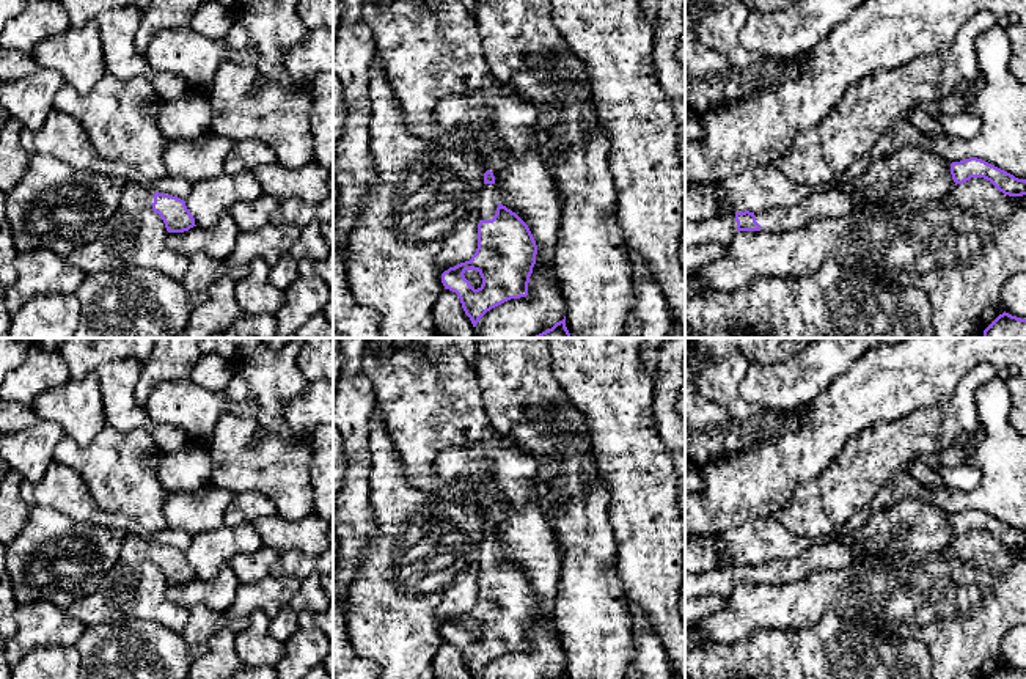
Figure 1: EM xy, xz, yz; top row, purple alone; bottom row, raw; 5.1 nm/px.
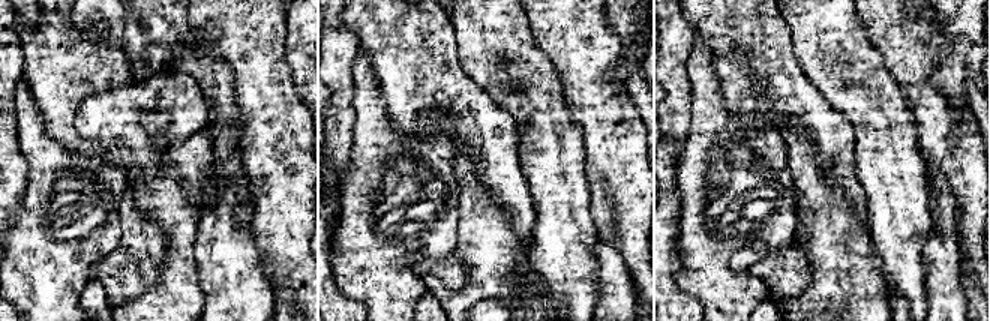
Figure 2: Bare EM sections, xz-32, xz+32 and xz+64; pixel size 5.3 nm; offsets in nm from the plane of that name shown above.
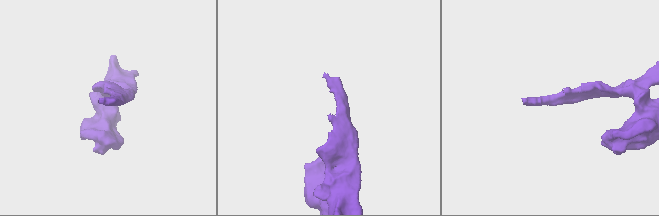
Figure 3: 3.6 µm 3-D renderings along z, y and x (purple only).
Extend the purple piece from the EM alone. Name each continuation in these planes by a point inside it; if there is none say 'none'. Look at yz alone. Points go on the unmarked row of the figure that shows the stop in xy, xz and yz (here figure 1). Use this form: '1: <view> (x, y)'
1: yz (721, 582)

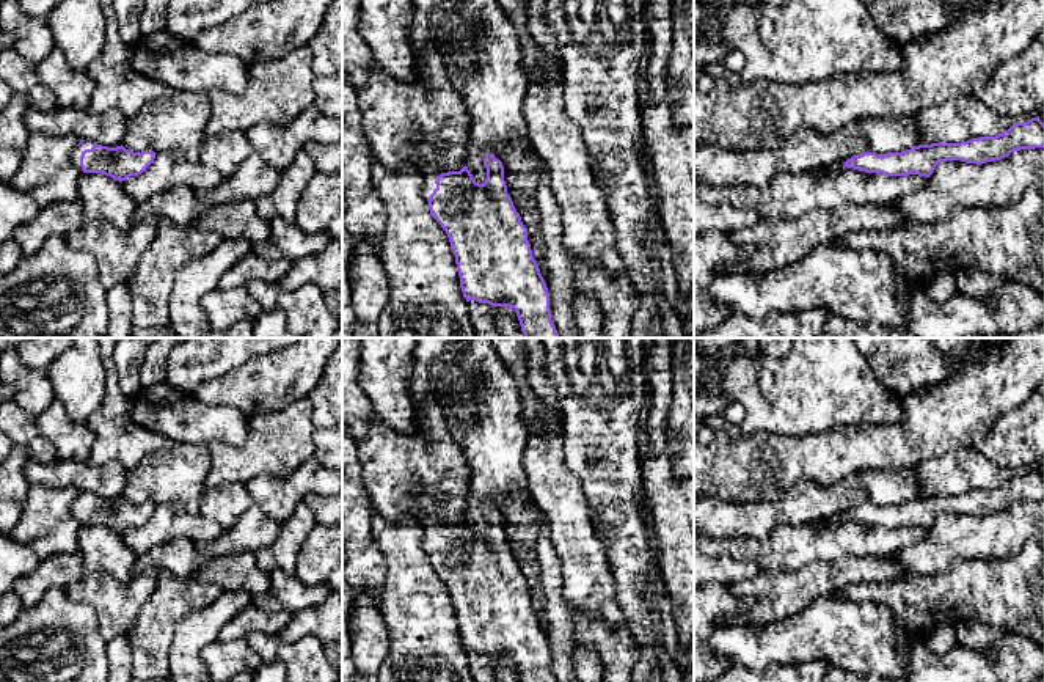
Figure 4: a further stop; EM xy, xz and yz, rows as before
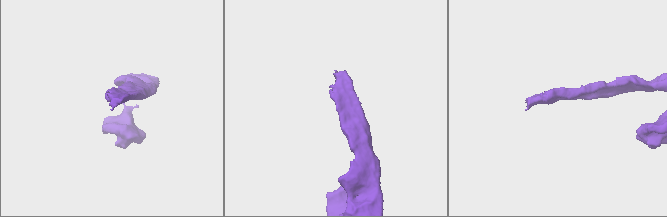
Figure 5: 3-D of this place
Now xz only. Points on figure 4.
1: xz (430, 522)

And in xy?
1: xy (76, 505)

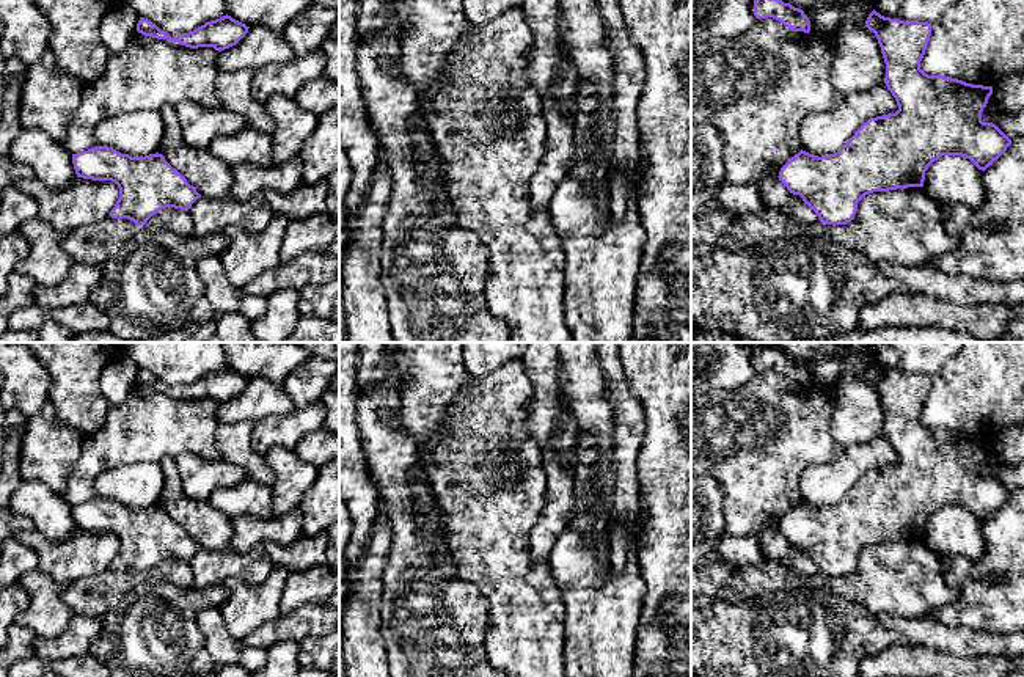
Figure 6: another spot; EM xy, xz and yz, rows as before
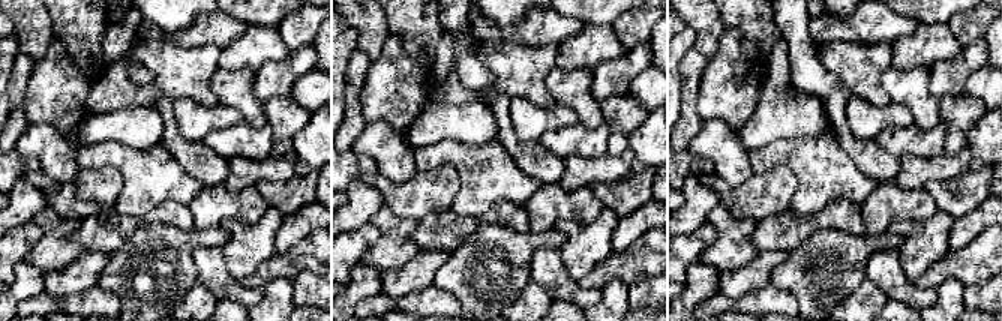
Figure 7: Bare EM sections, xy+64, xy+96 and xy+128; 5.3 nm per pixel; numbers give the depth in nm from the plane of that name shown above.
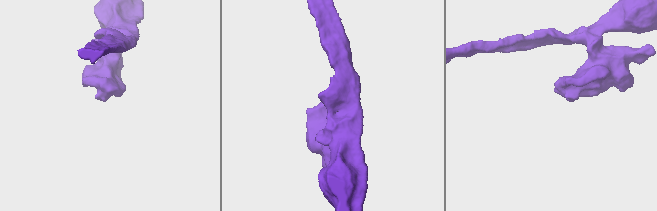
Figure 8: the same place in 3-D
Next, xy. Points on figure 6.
none

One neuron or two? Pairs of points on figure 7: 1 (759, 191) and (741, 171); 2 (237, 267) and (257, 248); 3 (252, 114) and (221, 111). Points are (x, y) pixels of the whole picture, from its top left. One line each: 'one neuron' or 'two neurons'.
1: two neurons
2: one neuron
3: two neurons

